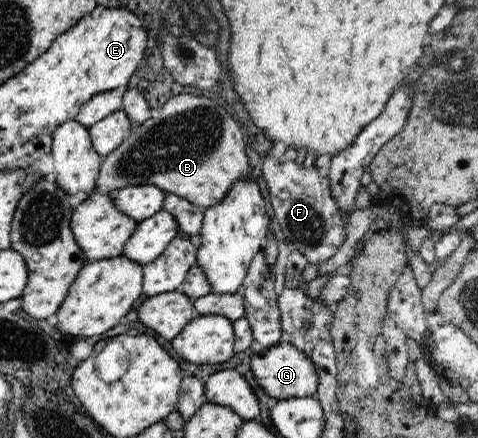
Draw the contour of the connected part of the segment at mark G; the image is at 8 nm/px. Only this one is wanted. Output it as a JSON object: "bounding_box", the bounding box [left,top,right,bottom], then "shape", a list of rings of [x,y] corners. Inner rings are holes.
{"bounding_box":[251,341,319,400],"shape":[[[281,341],[275,346],[265,348],[251,359],[251,371],[261,389],[278,400],[315,396],[318,392],[319,374],[305,352],[299,351],[293,344]]]}

